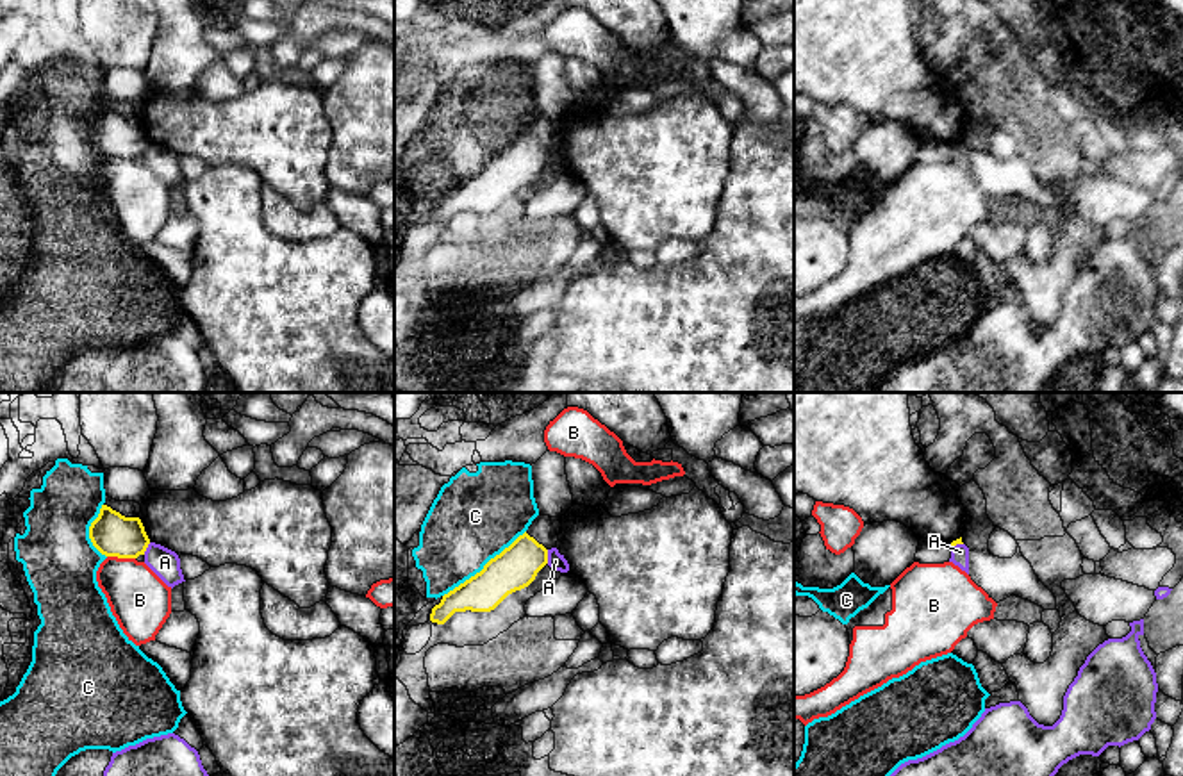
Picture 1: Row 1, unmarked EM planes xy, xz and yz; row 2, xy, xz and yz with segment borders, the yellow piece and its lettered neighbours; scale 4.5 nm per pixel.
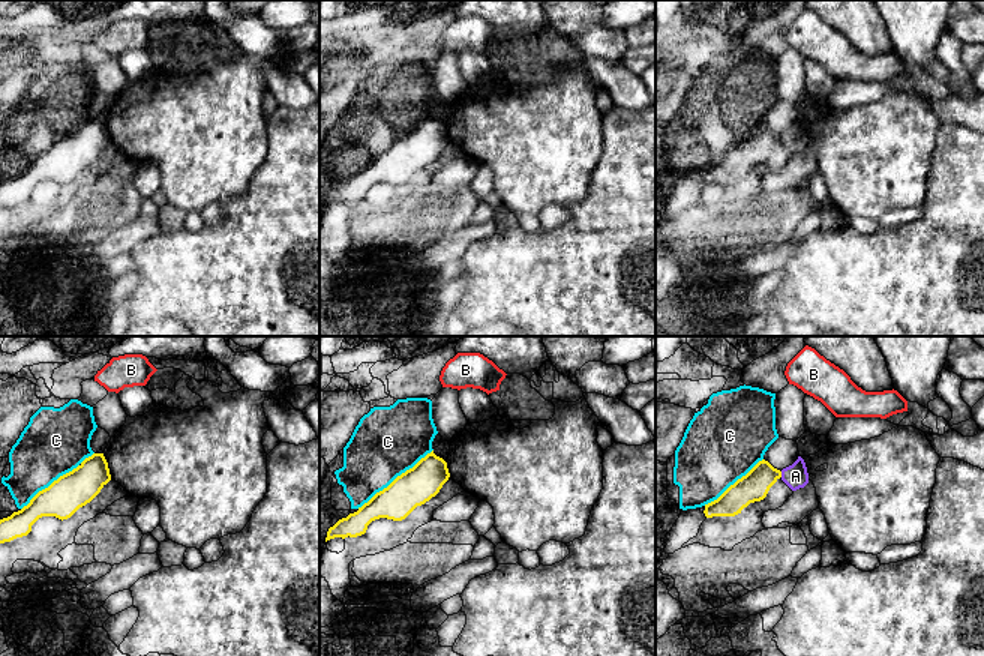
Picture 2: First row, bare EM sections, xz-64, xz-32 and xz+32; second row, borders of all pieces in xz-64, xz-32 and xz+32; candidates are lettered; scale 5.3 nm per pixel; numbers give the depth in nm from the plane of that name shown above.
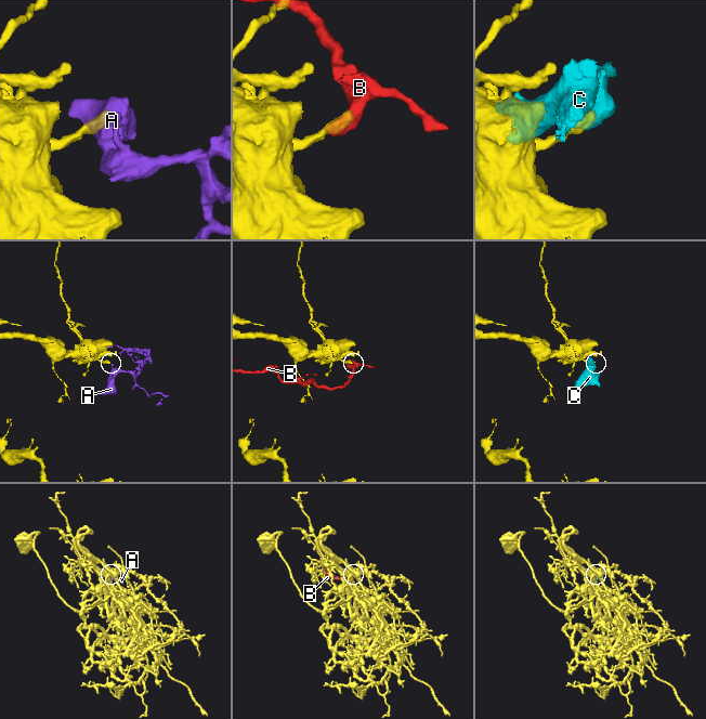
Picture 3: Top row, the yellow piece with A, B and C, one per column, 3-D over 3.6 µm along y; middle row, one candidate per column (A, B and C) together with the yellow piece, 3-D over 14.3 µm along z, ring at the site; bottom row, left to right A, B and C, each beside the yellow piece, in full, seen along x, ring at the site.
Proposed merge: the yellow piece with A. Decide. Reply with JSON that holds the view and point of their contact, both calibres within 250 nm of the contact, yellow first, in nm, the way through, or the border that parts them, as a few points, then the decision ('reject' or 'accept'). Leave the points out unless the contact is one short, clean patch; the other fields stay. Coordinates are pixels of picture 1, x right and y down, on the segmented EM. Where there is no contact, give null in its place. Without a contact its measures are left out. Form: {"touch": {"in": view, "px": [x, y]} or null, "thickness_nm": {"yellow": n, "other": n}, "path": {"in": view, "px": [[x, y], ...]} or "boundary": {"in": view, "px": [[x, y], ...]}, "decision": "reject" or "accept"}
{"touch": {"in": "xz", "px": [546, 557]}, "thickness_nm": {"yellow": 190, "other": 80}, "boundary": {"in": "xz", "px": [[546, 550], [548, 562]]}, "decision": "reject"}

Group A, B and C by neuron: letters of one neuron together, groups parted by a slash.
A / B / C

